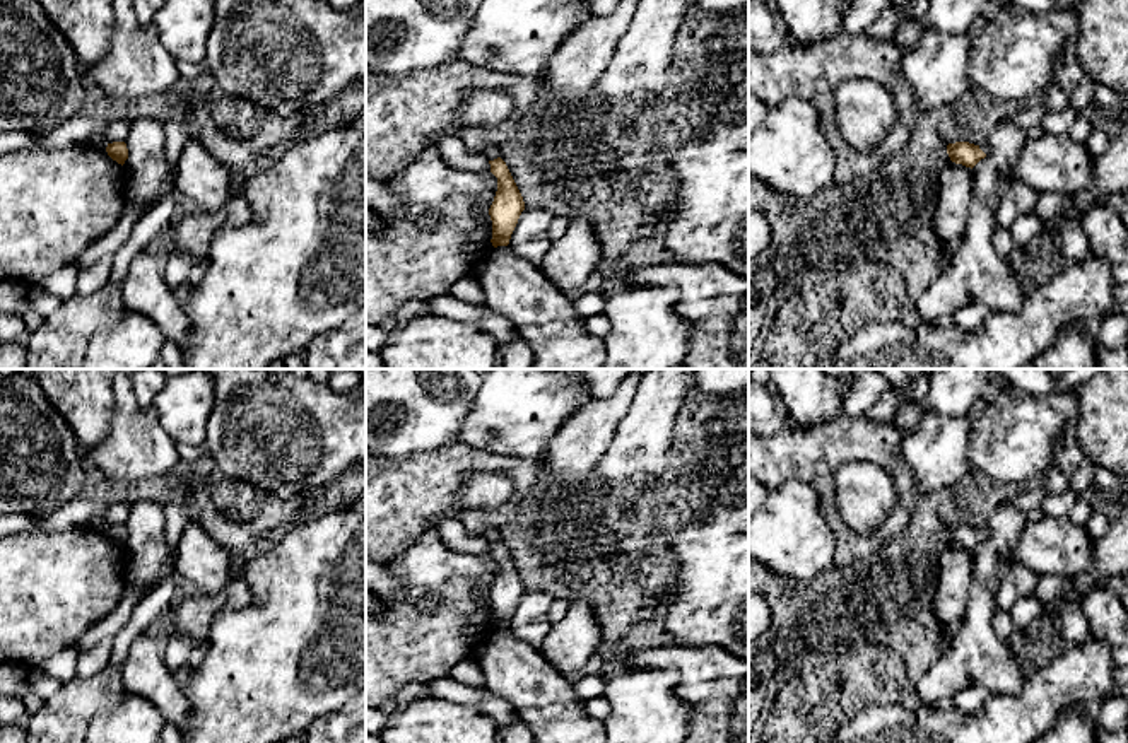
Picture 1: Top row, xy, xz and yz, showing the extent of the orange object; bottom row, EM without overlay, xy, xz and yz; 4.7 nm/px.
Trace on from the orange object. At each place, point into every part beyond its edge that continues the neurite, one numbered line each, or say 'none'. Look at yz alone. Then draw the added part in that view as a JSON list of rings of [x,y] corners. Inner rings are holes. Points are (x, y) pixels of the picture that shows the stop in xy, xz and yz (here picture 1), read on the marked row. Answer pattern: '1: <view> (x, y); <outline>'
none

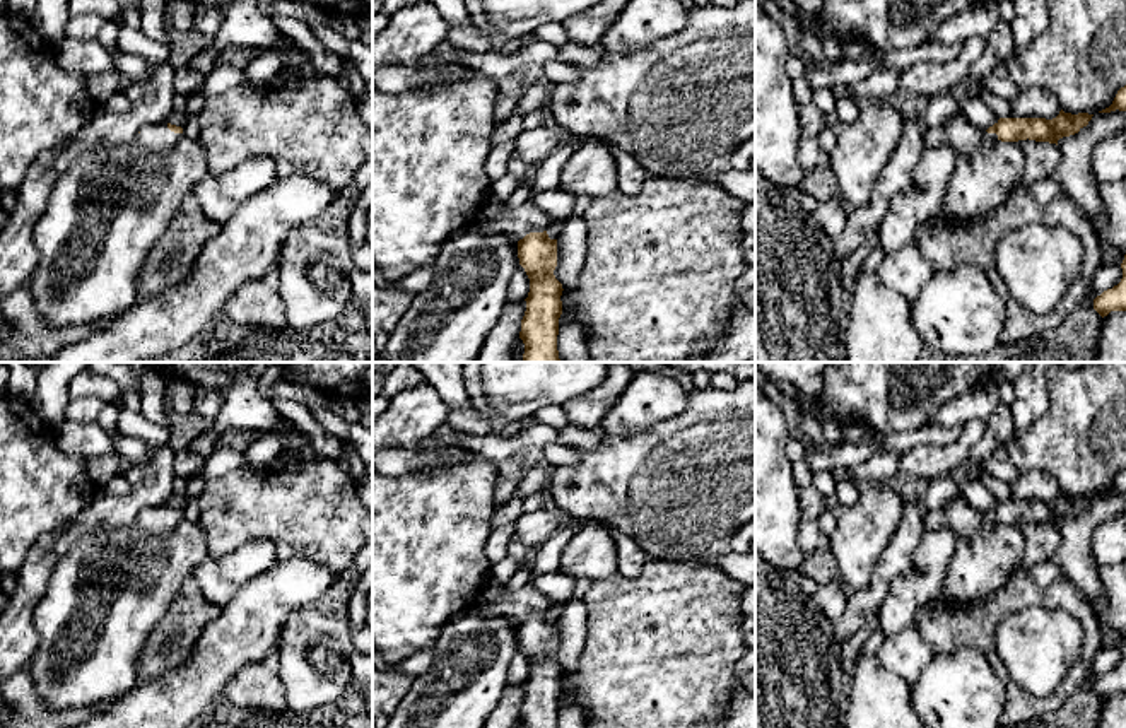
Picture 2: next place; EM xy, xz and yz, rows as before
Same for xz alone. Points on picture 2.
none

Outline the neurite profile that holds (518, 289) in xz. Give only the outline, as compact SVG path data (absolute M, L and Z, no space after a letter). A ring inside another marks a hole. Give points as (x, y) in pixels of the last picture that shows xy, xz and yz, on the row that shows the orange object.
M519 265L509 282L507 289L507 302L521 302L528 297L530 292L530 279L525 268Z

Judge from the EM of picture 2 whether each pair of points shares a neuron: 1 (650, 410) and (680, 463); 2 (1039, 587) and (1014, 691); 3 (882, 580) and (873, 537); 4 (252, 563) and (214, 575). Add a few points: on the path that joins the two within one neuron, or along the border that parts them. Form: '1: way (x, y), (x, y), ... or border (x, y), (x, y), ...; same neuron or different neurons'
1: border (689, 399), (668, 419), (617, 433); different neurons
2: way (1008, 600), (986, 622), (986, 648), (993, 660); same neuron
3: border (897, 525), (875, 564), (872, 581), (855, 593); different neurons
4: way (243, 563), (222, 575); same neuron

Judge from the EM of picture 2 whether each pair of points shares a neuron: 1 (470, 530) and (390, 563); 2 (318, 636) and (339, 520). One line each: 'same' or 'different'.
1: same
2: different

